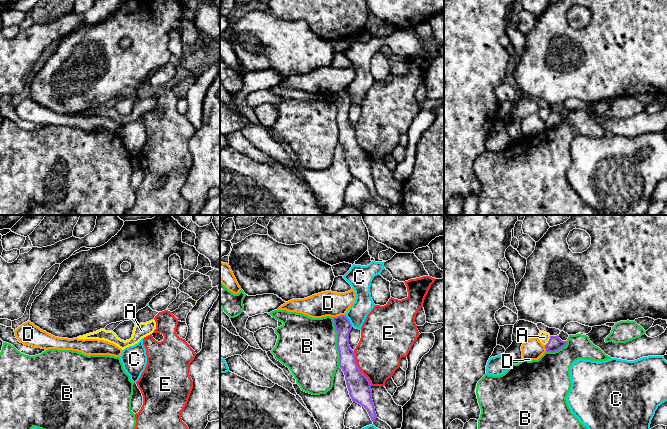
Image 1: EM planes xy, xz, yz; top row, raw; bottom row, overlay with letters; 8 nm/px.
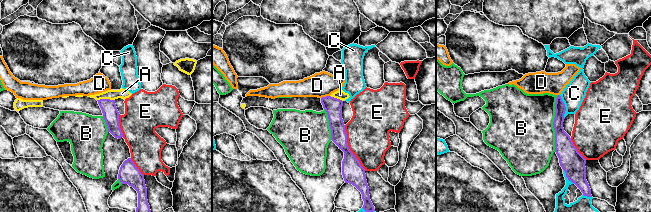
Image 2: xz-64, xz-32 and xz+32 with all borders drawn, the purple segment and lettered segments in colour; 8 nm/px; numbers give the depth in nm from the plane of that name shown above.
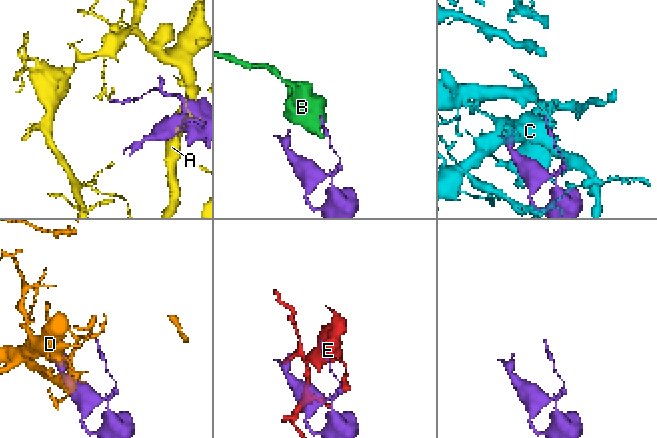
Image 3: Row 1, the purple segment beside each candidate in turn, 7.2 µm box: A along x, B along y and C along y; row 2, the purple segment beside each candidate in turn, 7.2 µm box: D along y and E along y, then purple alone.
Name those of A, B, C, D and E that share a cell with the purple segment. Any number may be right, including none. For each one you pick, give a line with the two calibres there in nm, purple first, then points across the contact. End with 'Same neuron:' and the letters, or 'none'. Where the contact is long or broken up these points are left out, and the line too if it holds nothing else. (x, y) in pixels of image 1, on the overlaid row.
Same neuron: none

